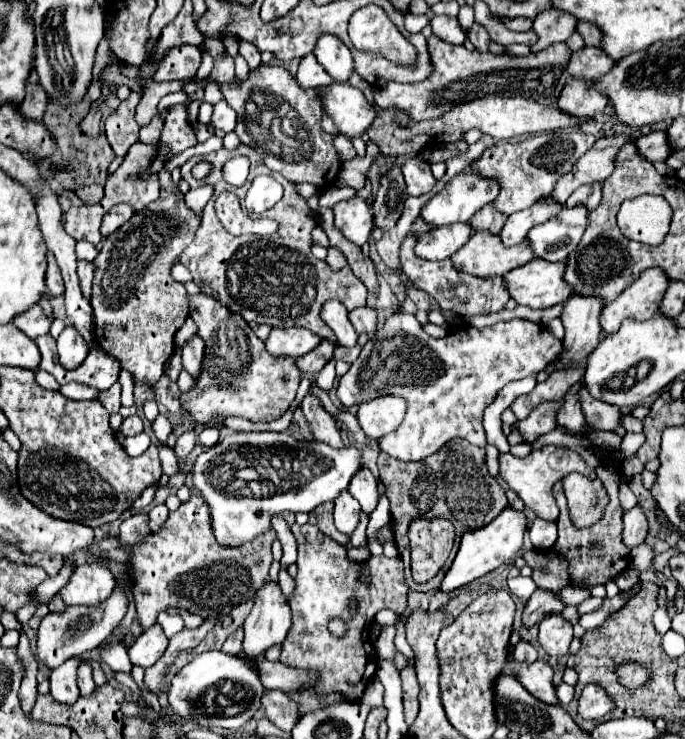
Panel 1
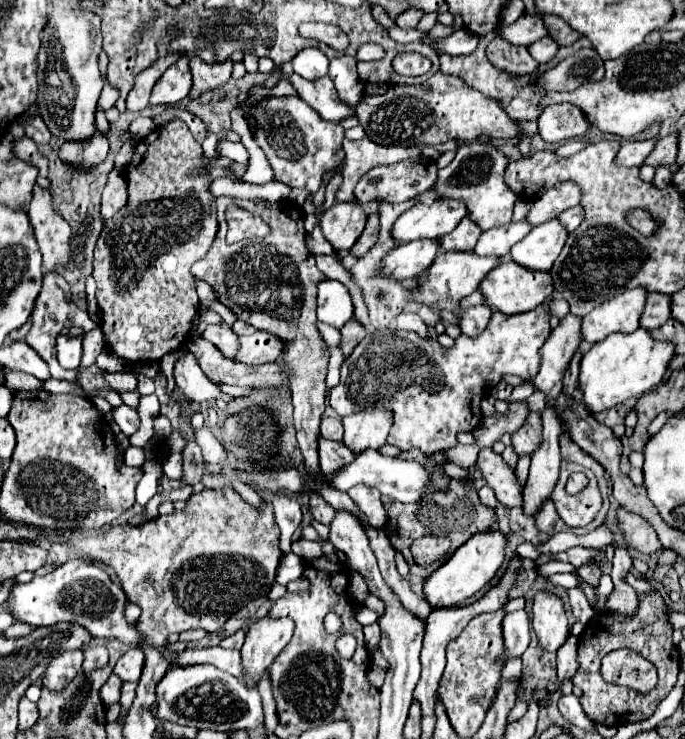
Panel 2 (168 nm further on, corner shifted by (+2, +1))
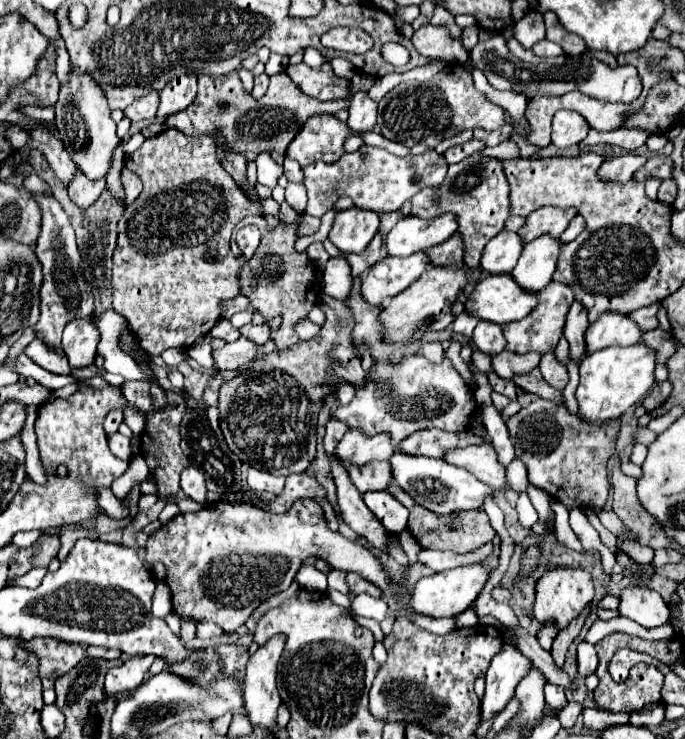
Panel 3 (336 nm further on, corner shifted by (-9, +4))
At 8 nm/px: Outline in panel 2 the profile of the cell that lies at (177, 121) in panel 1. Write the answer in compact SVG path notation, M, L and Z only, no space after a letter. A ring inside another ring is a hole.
M173 120L167 126L153 130L135 146L135 154L125 170L125 180L129 200L125 208L103 226L95 246L93 278L97 282L97 304L103 312L101 328L105 344L113 354L135 364L161 360L165 354L171 354L189 342L193 320L199 314L199 298L191 266L207 254L219 226L215 196L209 190L213 180L207 176L201 144L181 120ZM193 168L201 172L197 178L191 178Z

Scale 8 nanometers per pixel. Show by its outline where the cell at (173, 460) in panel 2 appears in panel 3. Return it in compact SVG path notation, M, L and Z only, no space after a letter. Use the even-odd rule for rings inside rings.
M192 465L188 469L184 469L184 473L180 475L180 487L182 491L196 503L200 505L206 505L208 499L206 499L206 485L204 485L204 475L194 469Z

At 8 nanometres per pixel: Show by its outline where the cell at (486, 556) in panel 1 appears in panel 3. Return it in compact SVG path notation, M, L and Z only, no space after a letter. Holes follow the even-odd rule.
M470 563L464 567L454 567L454 569L424 577L414 587L412 605L418 613L428 615L428 617L456 617L478 599L484 585L488 583L490 571L492 571L492 567L488 567L484 563Z

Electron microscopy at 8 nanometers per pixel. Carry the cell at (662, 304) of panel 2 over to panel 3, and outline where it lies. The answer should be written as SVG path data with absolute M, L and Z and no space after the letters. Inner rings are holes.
M654 303L654 305L648 305L648 307L640 307L636 311L630 313L630 317L638 323L638 327L646 333L646 331L652 331L658 327L658 309L662 307L662 303Z

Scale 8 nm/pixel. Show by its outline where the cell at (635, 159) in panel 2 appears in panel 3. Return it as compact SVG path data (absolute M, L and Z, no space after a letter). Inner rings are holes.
M626 153L620 157L610 157L602 163L600 175L610 181L628 181L634 177L634 173L648 161L646 155L636 155L636 153Z

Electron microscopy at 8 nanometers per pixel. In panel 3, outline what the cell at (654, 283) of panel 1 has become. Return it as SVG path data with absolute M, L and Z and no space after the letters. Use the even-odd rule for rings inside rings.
M602 313L586 331L588 353L610 345L634 345L642 337L640 327L622 313Z

